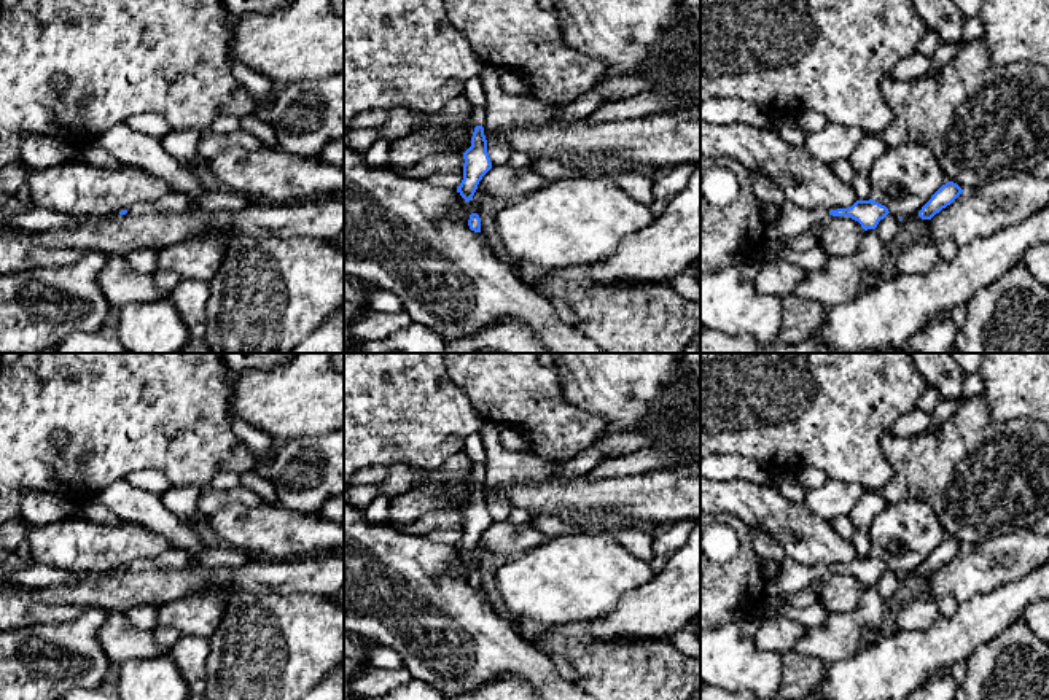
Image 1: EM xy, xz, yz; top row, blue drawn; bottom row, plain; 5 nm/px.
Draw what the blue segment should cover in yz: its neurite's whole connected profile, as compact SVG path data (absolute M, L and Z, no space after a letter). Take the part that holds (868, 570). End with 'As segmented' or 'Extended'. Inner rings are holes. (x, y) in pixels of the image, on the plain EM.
M872 555L869 557L856 557L848 565L831 566L833 573L850 573L858 578L864 587L875 585L879 578L888 571L888 565Z. As segmented

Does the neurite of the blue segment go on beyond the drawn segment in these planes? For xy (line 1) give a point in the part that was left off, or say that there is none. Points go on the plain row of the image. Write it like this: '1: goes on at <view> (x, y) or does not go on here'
1: does not go on here

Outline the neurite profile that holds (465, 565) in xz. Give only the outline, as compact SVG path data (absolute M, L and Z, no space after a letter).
M476 546L473 555L470 558L466 558L460 549L457 549L457 558L458 563L454 566L452 574L454 576L460 576L460 578L466 578L470 576L471 570L478 570L482 563L482 558L490 554L487 549Z

